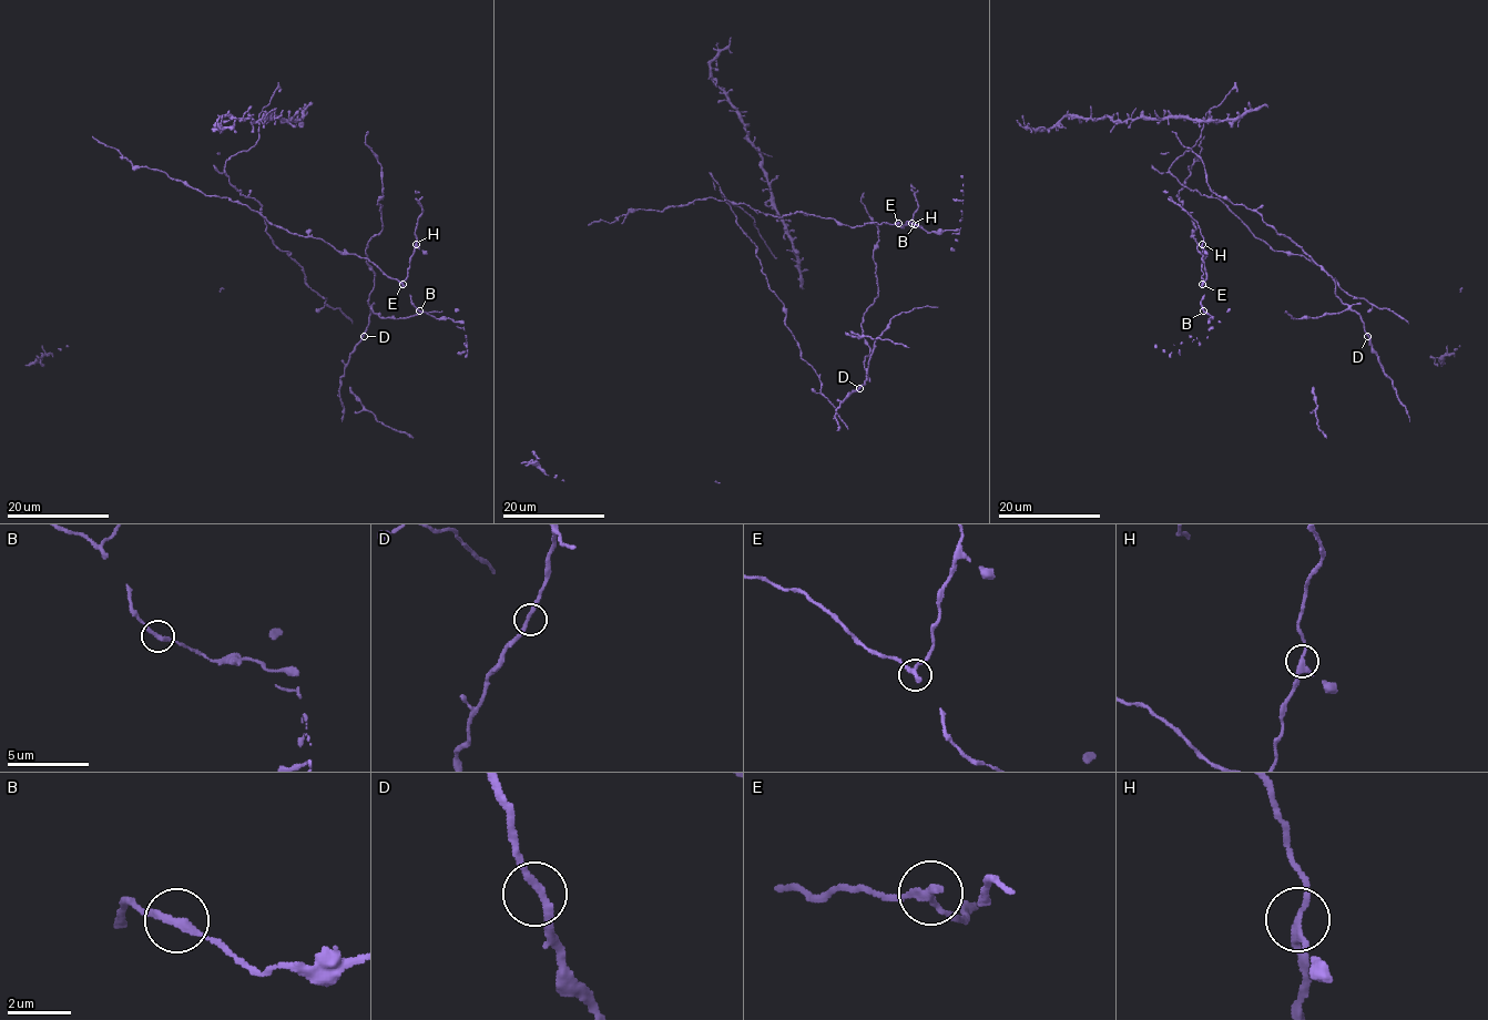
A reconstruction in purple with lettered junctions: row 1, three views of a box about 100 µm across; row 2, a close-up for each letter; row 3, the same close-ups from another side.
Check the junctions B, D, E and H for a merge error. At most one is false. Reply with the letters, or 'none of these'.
E

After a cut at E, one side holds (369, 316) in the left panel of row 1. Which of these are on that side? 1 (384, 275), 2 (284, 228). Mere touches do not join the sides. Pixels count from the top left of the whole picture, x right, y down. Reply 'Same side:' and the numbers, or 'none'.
Same side: none

